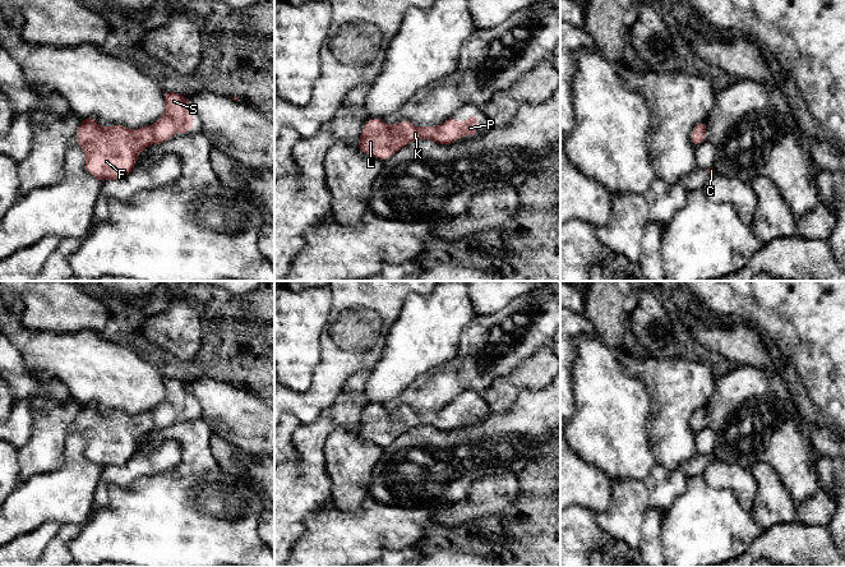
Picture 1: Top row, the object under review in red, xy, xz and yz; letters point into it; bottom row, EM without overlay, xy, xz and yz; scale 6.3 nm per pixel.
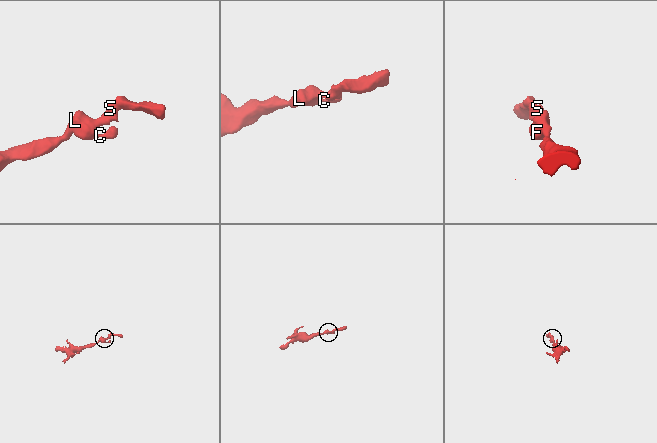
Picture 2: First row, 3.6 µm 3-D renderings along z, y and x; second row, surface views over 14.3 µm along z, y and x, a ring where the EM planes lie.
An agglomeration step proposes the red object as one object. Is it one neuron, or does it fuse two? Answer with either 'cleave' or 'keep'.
keep

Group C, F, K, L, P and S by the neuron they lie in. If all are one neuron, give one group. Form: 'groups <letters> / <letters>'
groups C F K L P S

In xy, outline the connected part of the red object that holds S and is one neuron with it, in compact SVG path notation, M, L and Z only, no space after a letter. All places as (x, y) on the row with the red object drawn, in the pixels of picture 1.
M165 91L165 114L153 124L130 130L115 124L101 128L96 117L80 121L77 143L86 153L86 171L101 181L124 180L138 163L138 153L149 144L162 144L174 133L193 132L189 97Z

